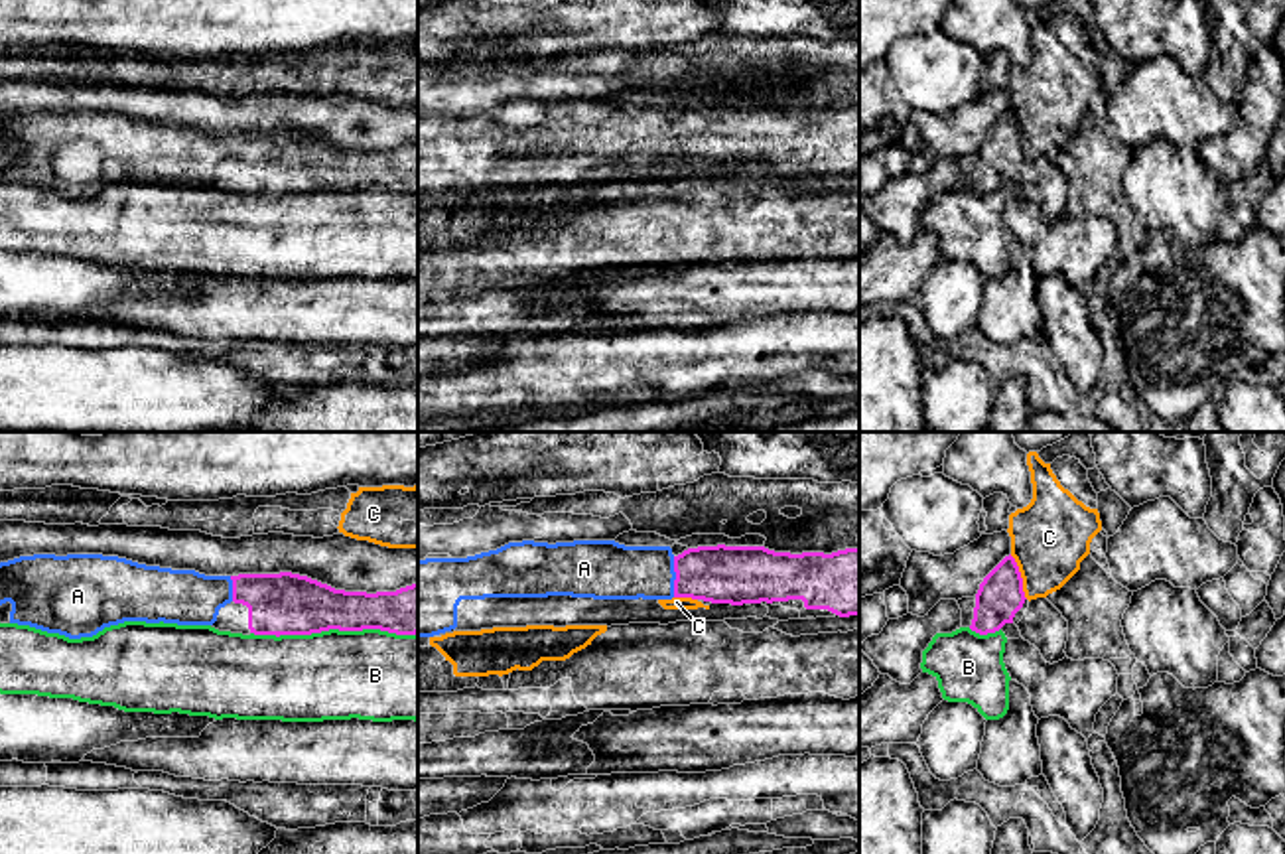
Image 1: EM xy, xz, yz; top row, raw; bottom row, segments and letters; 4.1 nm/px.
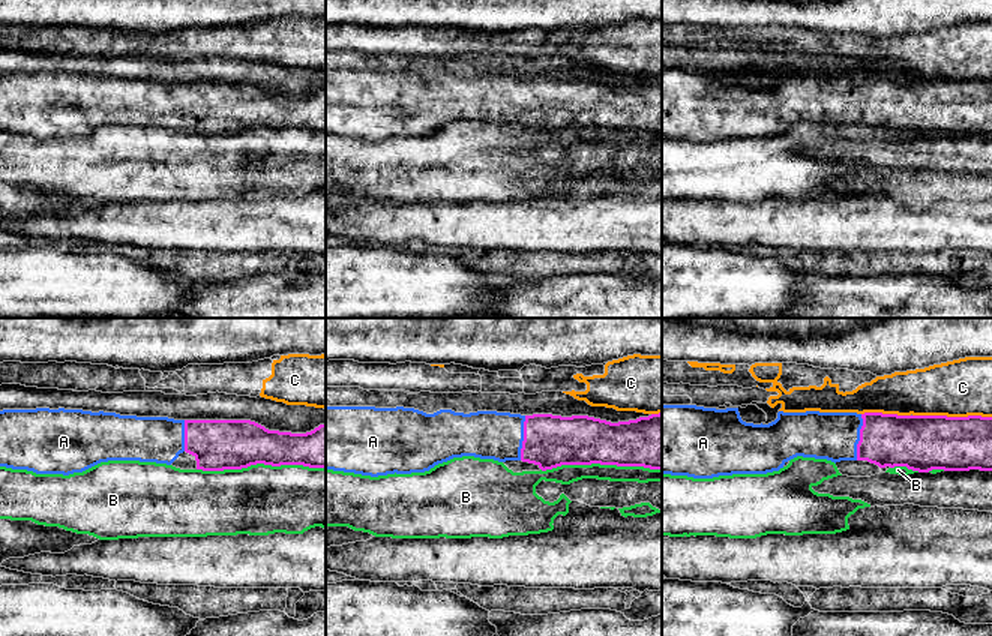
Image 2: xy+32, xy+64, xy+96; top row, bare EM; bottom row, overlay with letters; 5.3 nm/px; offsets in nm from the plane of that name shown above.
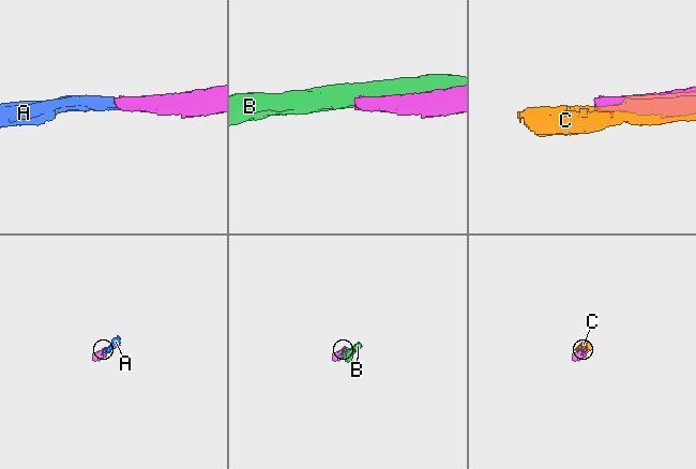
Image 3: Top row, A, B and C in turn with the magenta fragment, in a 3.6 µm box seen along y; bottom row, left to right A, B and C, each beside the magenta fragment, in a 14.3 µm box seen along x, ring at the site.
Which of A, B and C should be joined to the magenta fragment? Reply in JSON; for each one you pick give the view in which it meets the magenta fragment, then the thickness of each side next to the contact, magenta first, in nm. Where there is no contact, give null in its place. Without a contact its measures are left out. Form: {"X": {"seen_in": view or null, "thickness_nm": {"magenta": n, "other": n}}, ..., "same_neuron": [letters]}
{"A": {"seen_in": "xz", "thickness_nm": {"magenta": 240, "other": 220}}, "same_neuron": ["A"]}

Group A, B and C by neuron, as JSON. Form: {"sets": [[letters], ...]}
{"sets": [["A"], ["B"], ["C"]]}

